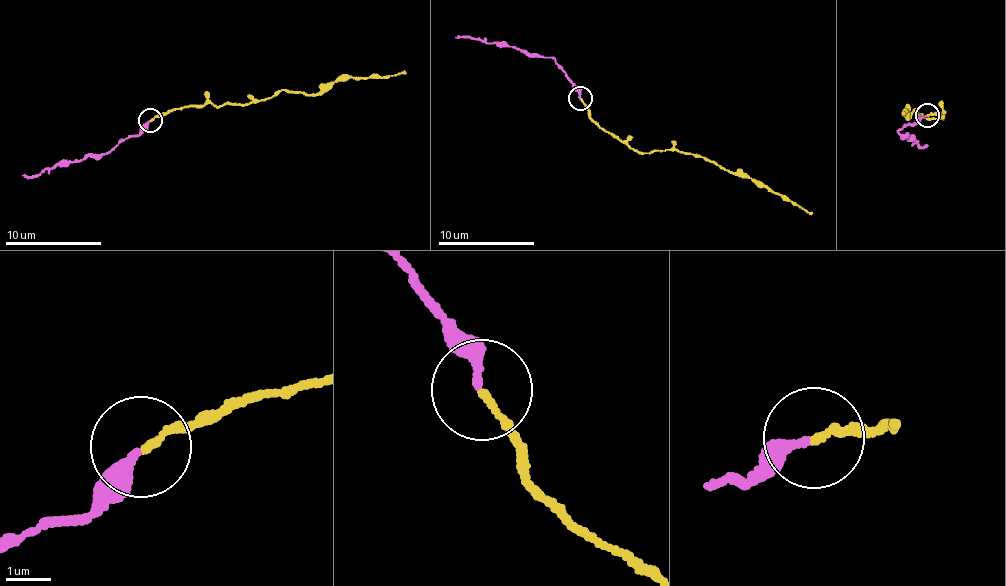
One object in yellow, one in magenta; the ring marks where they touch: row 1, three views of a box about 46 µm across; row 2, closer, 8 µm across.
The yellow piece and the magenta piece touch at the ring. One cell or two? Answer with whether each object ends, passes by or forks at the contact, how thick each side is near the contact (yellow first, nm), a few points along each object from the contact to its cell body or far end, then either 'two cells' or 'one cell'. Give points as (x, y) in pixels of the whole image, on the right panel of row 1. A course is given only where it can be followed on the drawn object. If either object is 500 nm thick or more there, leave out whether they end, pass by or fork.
yellow ends there; magenta ends there; 140 nm thick on the yellow side, 240 nm on the other; yellow runs (926, 114), (944, 115), (926, 120), (913, 111), (915, 108), (907, 118), (906, 107), (902, 111); magenta runs (926, 114), (898, 130), (902, 135), (908, 133), (906, 138), (914, 135), (918, 146), (928, 146); one cell

